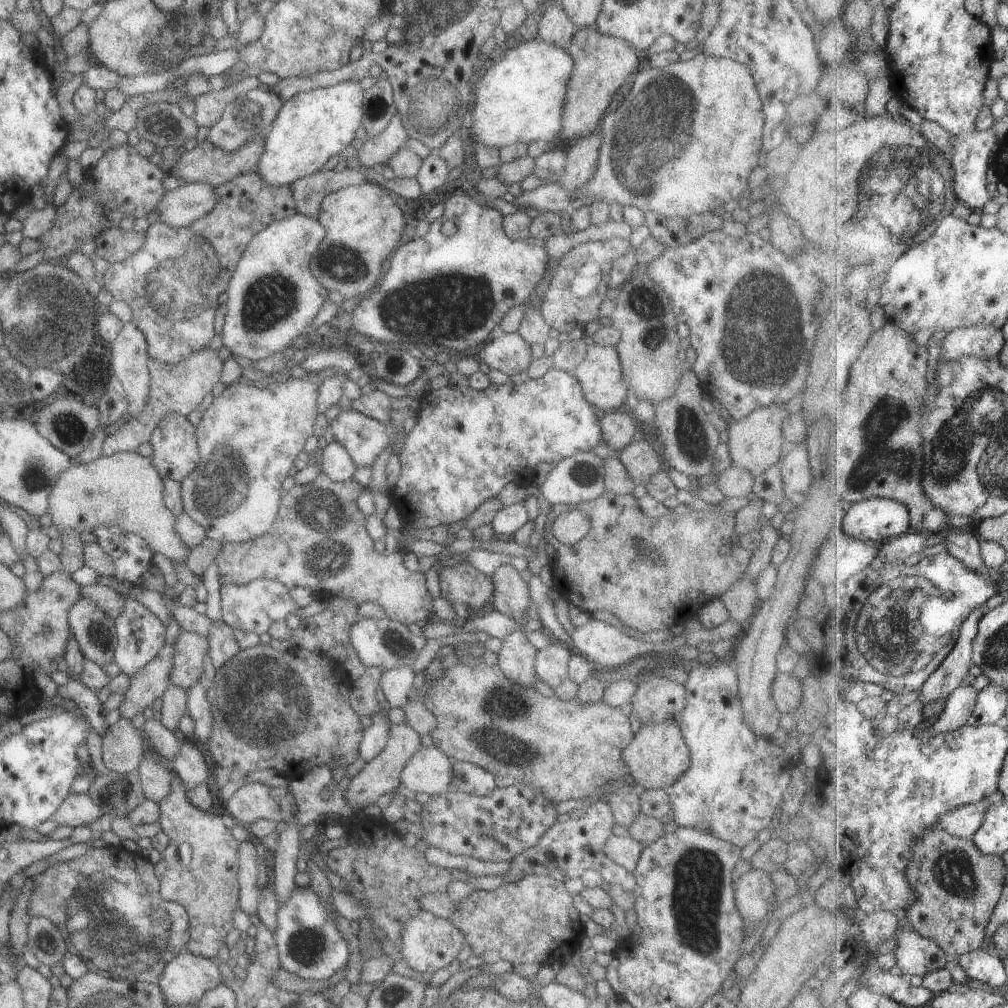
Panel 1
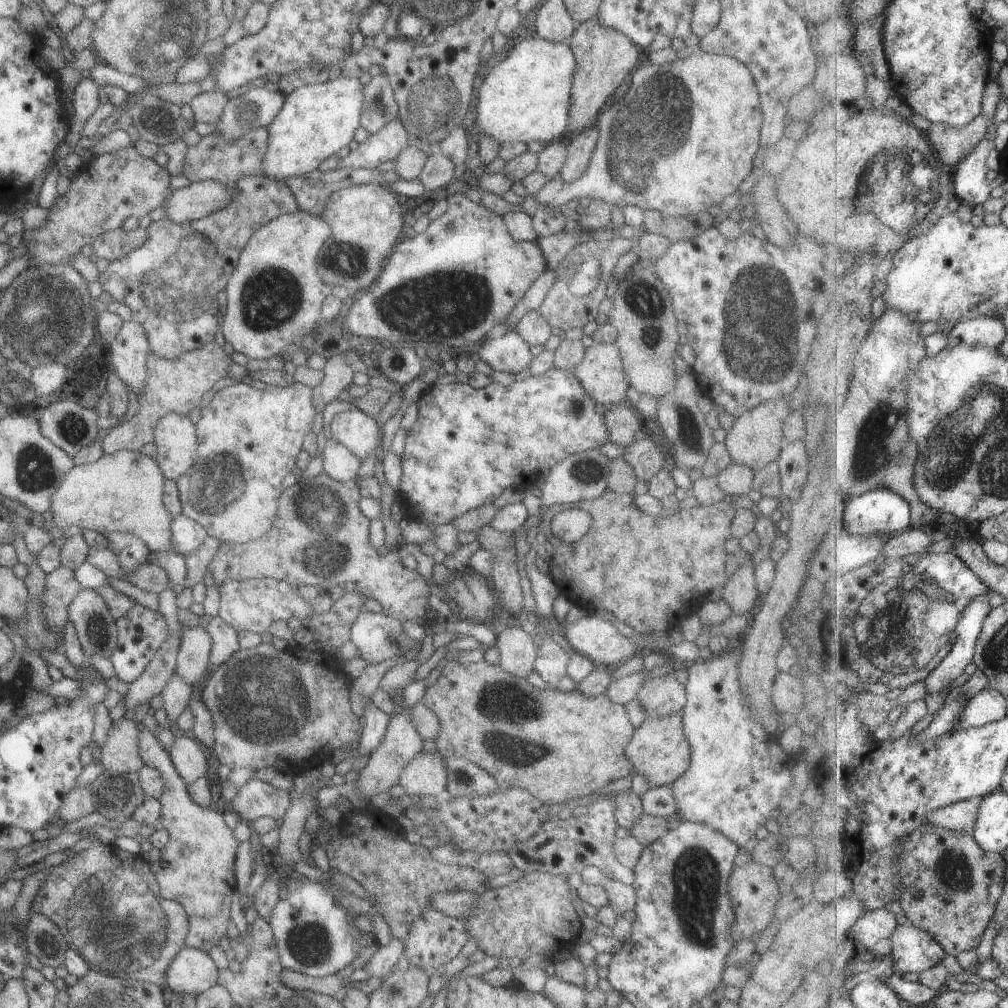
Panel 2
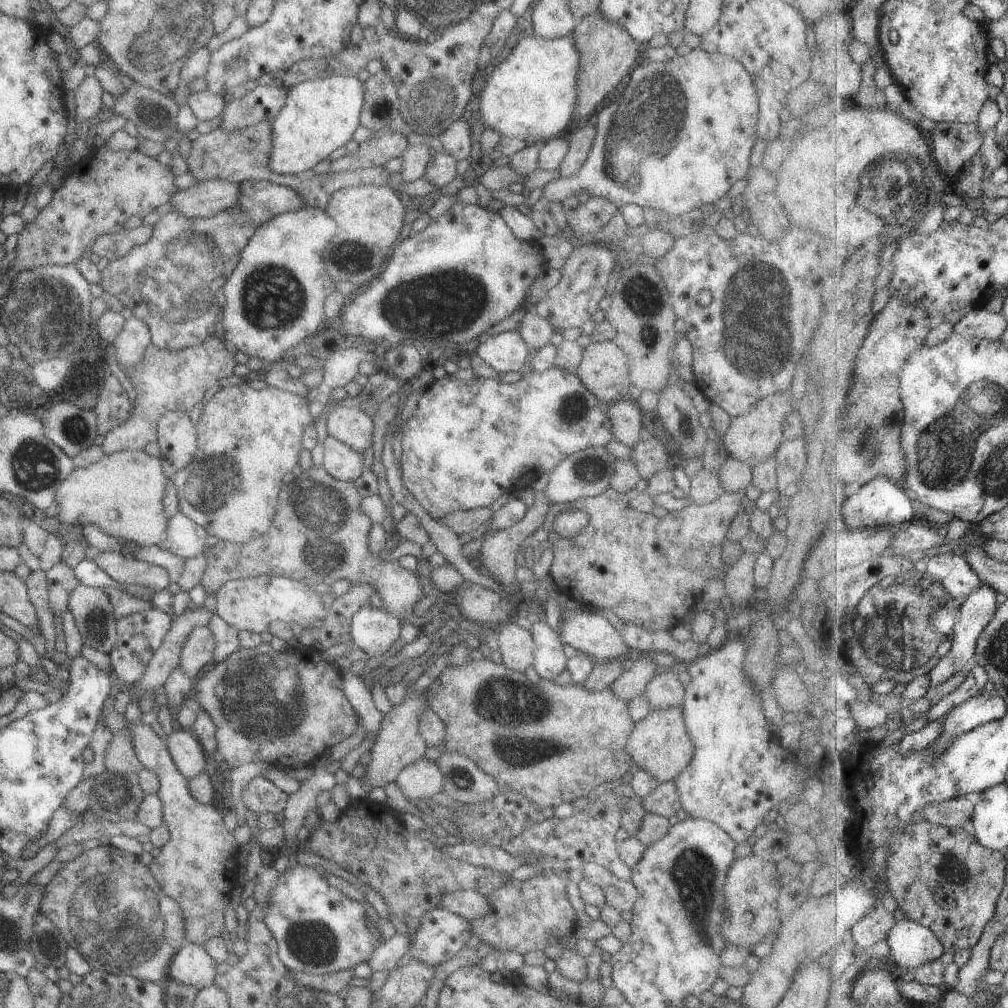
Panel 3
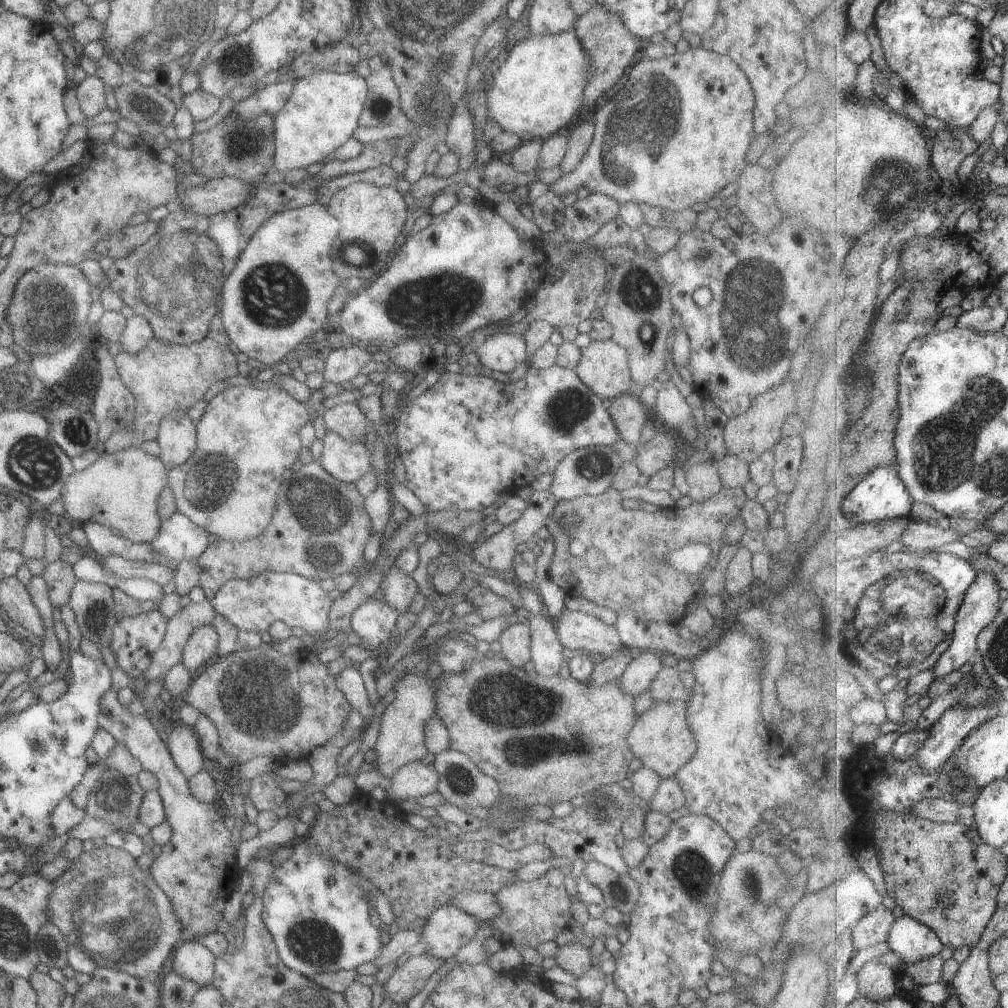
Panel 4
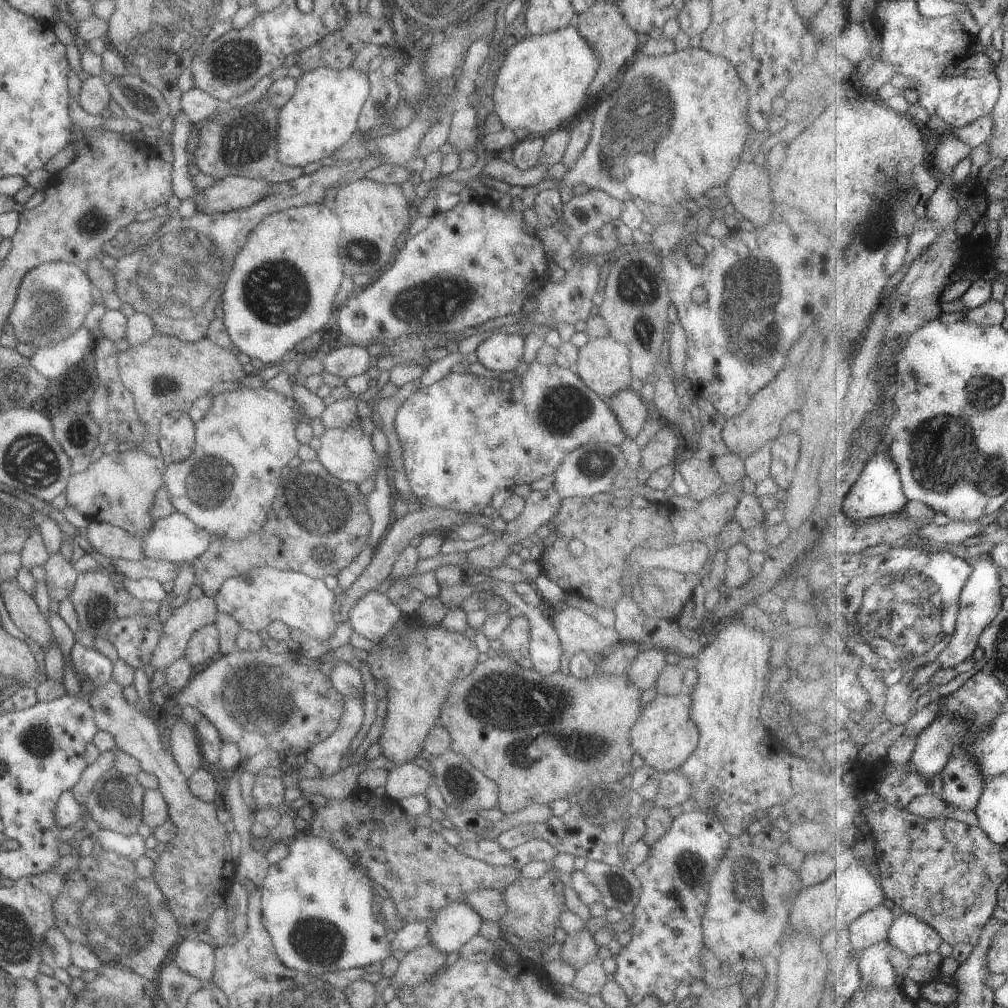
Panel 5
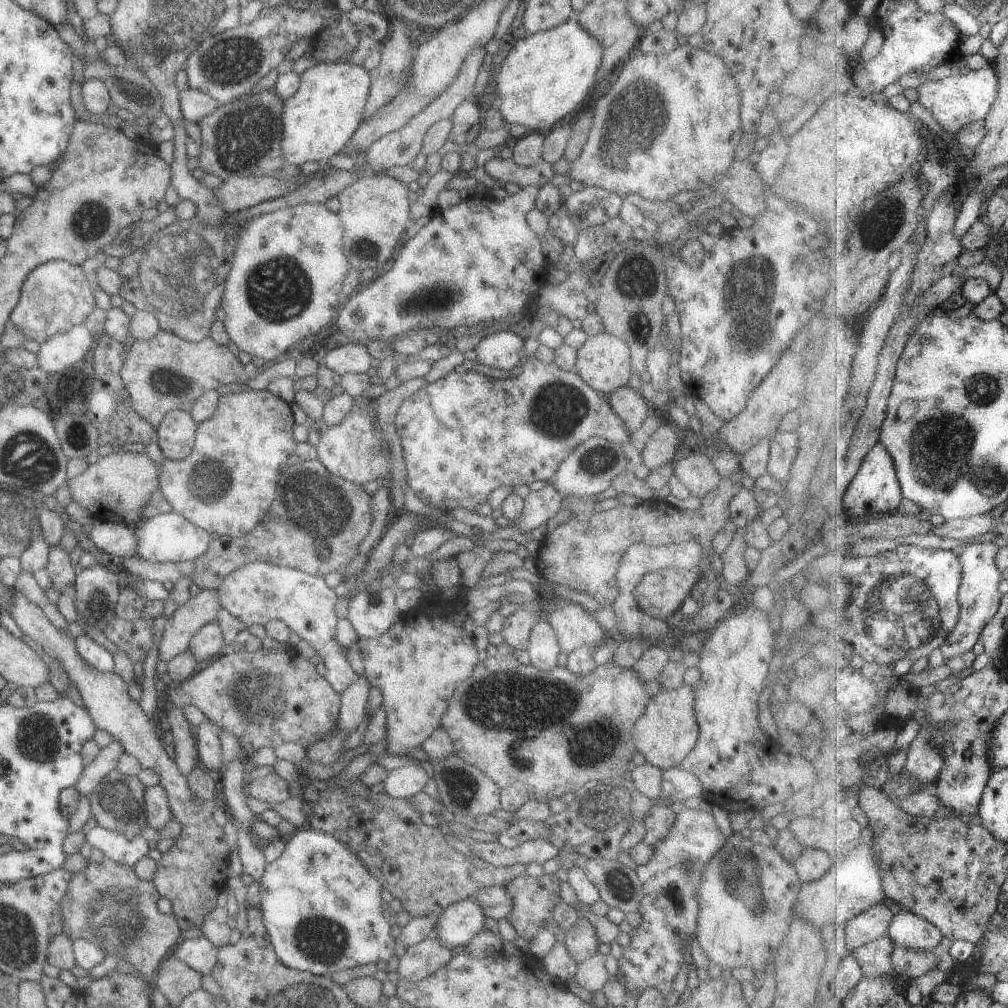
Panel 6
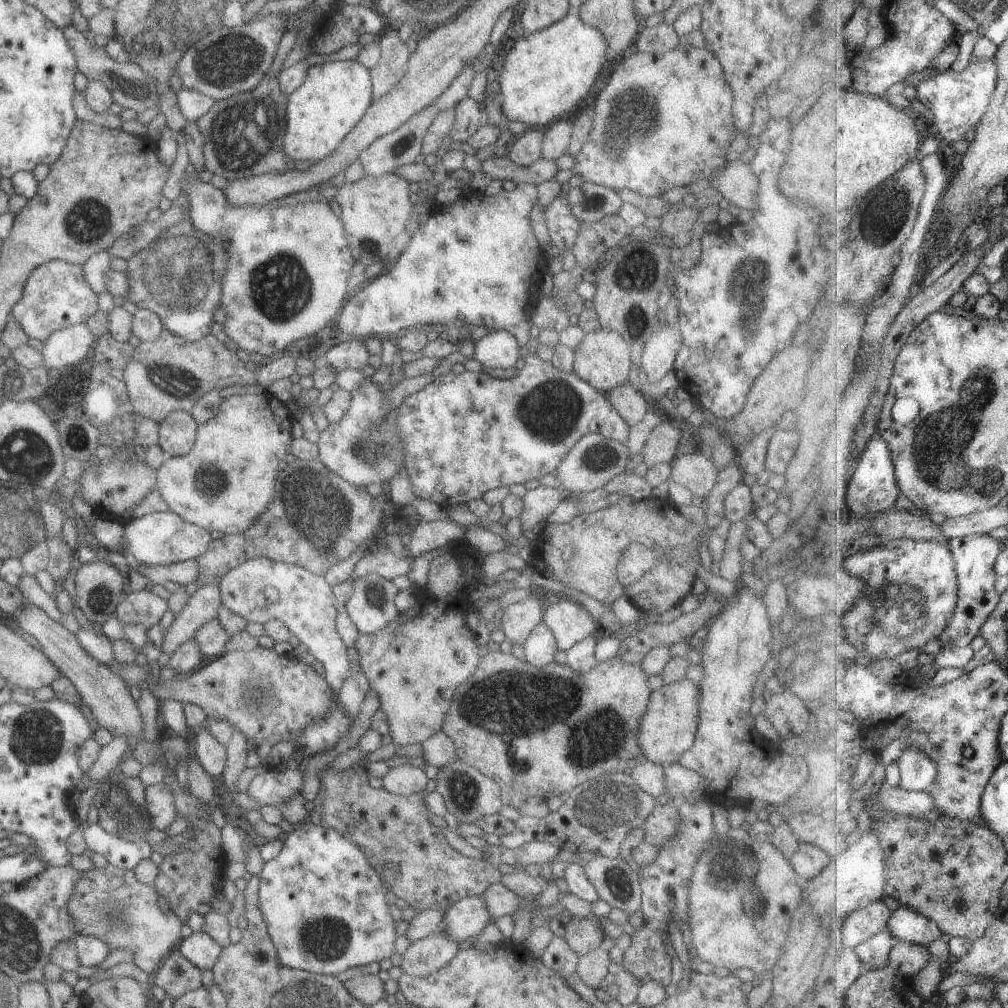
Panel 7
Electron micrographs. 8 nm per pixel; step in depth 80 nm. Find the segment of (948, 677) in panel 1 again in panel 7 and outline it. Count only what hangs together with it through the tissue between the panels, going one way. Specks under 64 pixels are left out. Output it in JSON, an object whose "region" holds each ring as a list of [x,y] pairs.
{"region":[[[969,535],[968,537],[951,539],[949,548],[956,560],[960,592],[958,593],[958,605],[954,617],[945,632],[938,638],[942,650],[969,646],[981,634],[982,626],[995,612],[997,605],[1000,604],[1000,595],[995,590],[995,582],[997,582],[999,575],[994,569],[998,556],[1003,549],[999,540],[988,535]]]}

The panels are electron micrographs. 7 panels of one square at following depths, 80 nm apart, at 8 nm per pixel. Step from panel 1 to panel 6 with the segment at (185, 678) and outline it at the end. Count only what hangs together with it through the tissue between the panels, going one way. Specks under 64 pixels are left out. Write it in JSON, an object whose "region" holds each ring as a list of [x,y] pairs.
{"region":[[[213,620],[195,631],[189,641],[187,650],[199,662],[207,660],[207,658],[211,658],[215,654],[221,654],[224,651],[223,644],[220,628]]]}

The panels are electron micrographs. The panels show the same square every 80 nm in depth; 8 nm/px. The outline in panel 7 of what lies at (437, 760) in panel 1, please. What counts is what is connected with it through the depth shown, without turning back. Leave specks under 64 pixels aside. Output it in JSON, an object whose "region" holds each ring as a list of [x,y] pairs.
{"region":[[[405,764],[389,769],[381,782],[388,793],[407,796],[424,792],[427,776],[423,768]]]}

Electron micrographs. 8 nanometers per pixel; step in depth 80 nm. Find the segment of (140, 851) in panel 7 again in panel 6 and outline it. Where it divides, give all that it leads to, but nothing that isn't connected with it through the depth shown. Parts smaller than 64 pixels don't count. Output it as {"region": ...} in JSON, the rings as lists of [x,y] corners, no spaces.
{"region":[[[99,826],[89,829],[84,835],[84,842],[89,844],[91,849],[100,850],[104,857],[130,867],[141,857],[147,856],[149,851],[147,841],[140,834],[126,839],[122,834]]]}

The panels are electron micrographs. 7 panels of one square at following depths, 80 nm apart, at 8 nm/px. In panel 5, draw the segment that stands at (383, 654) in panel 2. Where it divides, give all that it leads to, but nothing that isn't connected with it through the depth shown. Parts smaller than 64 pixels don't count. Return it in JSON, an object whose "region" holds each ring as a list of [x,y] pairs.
{"region":[[[369,591],[359,597],[348,612],[347,624],[352,632],[379,644],[393,624],[402,616],[398,606],[384,593]]]}

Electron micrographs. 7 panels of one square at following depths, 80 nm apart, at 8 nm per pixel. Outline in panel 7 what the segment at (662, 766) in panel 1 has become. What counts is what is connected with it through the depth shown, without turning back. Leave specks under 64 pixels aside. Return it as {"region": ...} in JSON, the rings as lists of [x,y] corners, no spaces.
{"region":[[[687,676],[668,685],[650,691],[646,709],[638,720],[636,741],[641,757],[647,764],[668,766],[678,762],[679,755],[693,744],[697,726],[697,683]]]}

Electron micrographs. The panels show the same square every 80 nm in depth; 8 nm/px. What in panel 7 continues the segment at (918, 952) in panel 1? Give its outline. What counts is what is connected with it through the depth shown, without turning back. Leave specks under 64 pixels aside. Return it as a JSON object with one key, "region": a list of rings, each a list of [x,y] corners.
{"region":[[[900,905],[888,922],[889,932],[897,941],[931,946],[944,932],[940,926],[911,907]]]}

